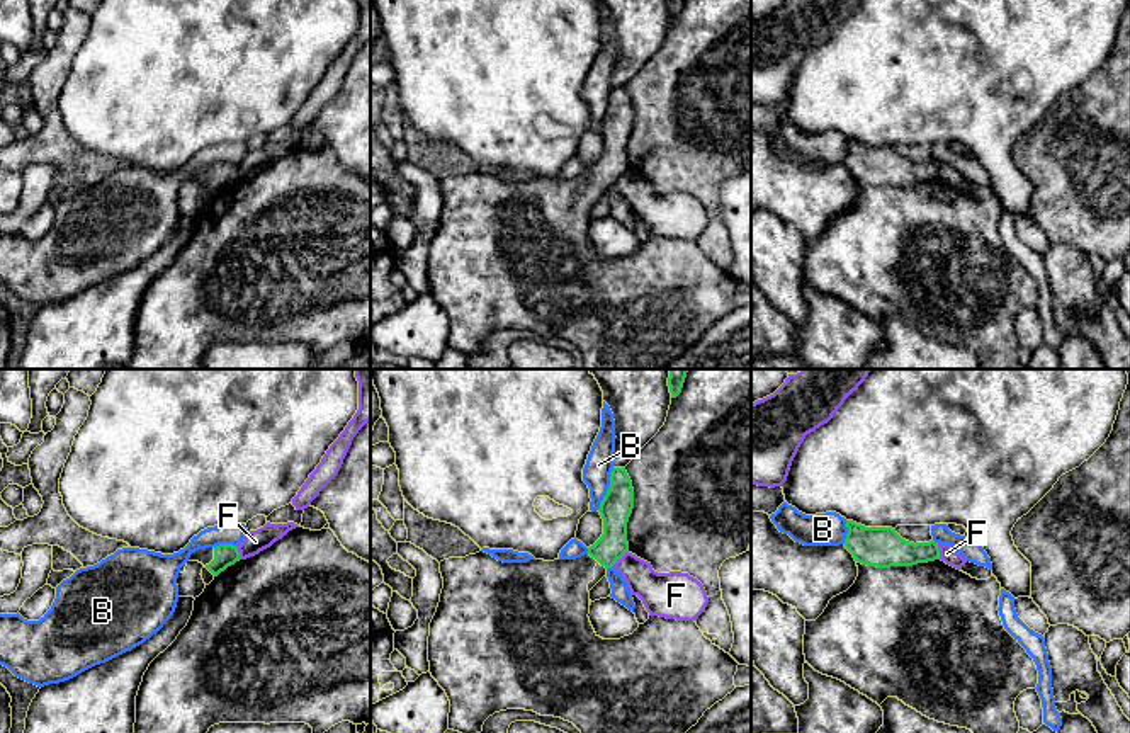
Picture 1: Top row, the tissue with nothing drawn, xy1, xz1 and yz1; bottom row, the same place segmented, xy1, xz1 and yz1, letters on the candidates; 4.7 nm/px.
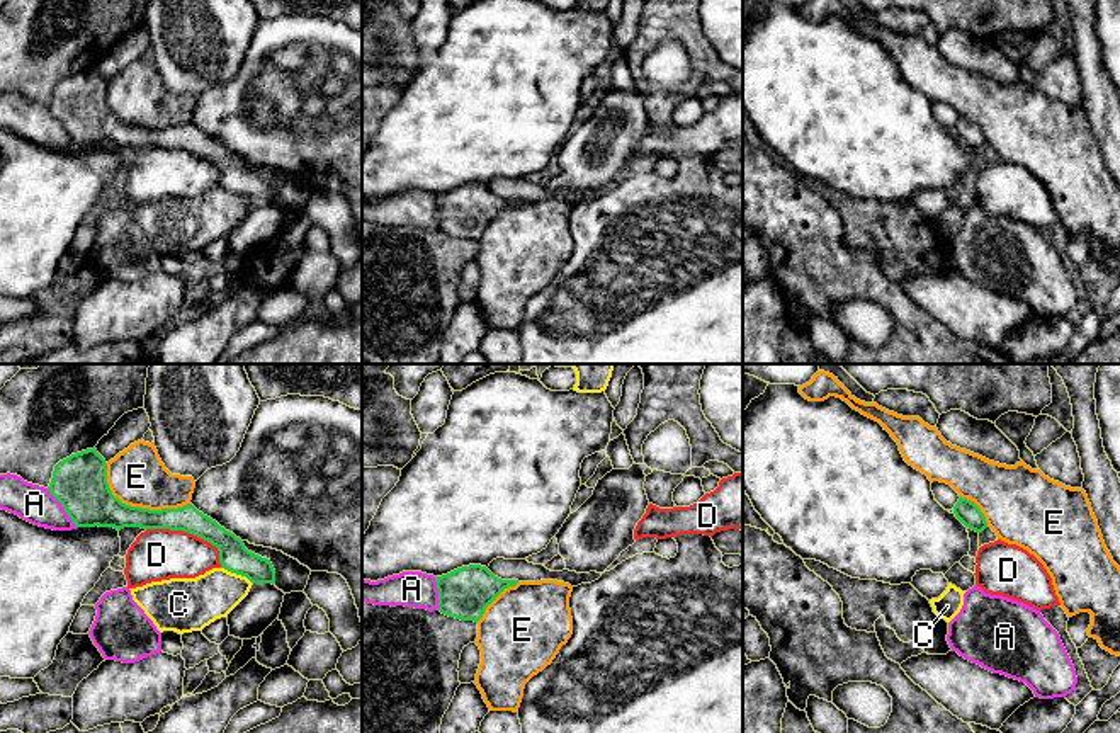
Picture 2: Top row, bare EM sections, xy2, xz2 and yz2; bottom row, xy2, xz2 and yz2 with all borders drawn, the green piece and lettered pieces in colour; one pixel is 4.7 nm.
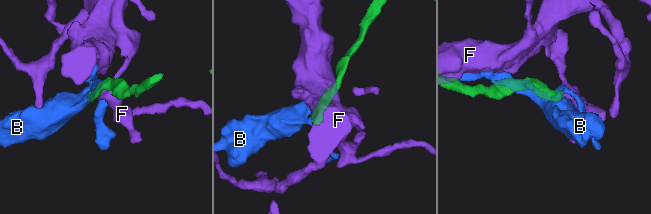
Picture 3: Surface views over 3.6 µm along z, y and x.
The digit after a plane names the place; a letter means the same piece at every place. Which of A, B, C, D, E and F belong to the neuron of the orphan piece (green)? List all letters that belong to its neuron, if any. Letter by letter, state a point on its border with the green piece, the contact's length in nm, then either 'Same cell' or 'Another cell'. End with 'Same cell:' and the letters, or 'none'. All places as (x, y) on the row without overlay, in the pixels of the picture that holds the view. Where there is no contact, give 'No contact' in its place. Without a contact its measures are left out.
A: Touches green at xy2 (62, 125). Shared border 240 nm. Another cell
B: Touches green at xz1 (609, 107). Shared border 220 nm. Another cell
C: Touches green at xy2 (237, 193). Shared border 170 nm. Another cell
D: Touches green at xy2 (191, 152). Shared border 400 nm. Another cell
E: Touches green at xy2 (136, 126). Shared border 440 nm. Another cell
F: Touches green at xz1 (619, 177). Shared border 100 nm. Another cell
Same cell: none

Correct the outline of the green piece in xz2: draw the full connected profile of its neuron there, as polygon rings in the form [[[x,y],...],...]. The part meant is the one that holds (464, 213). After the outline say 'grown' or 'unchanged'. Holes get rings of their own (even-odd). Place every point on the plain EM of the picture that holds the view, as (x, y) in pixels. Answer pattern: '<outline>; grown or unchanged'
[[[469,184],[435,196],[438,230],[449,236],[478,241],[486,226],[518,199],[501,199],[486,185]]]; unchanged

